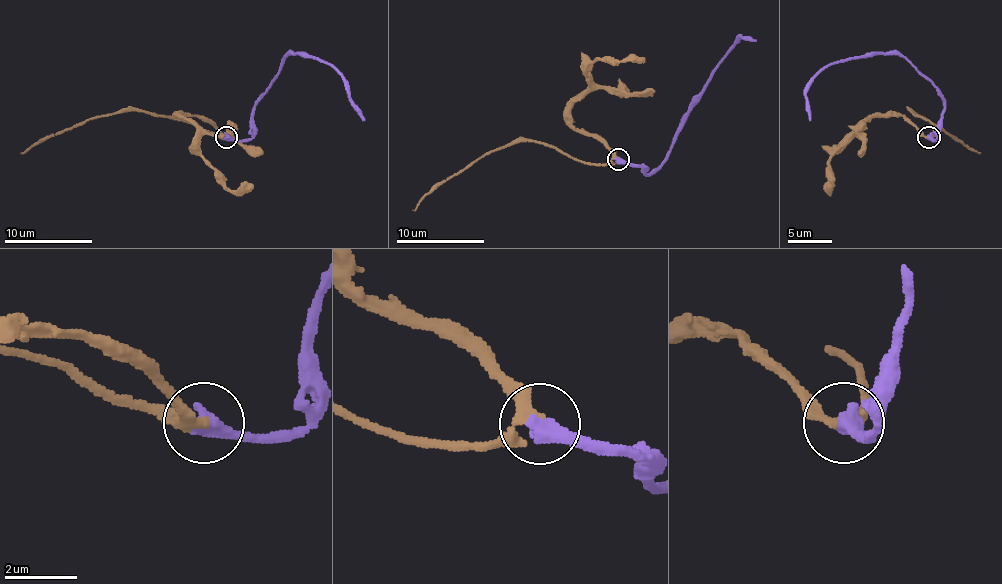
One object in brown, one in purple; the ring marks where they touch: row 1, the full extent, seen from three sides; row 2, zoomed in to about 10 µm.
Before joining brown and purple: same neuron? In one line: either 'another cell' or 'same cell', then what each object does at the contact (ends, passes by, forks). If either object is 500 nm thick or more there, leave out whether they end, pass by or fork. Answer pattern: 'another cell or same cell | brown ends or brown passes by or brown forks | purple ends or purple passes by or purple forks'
same cell

